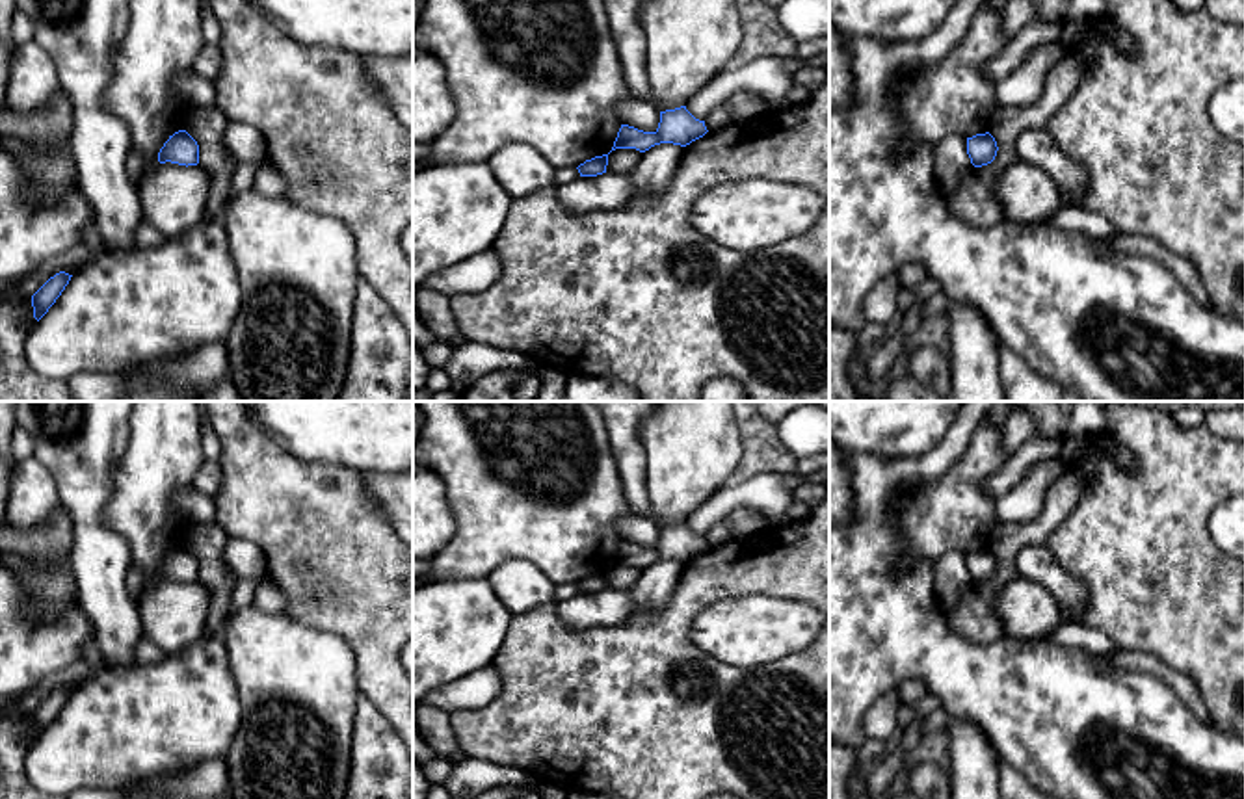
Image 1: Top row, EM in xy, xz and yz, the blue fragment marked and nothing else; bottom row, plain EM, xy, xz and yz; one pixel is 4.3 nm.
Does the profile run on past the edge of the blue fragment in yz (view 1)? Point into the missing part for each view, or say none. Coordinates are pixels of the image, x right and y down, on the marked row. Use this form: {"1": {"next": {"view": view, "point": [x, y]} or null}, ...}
{"1": {"next": null}}

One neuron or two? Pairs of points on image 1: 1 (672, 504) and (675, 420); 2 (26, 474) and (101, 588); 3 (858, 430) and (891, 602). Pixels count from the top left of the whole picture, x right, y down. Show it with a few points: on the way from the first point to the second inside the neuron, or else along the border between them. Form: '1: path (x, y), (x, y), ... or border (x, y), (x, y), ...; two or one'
1: path (675, 484), (675, 441); one
2: border (43, 463), (62, 504); two
3: border (848, 452), (904, 459); two

